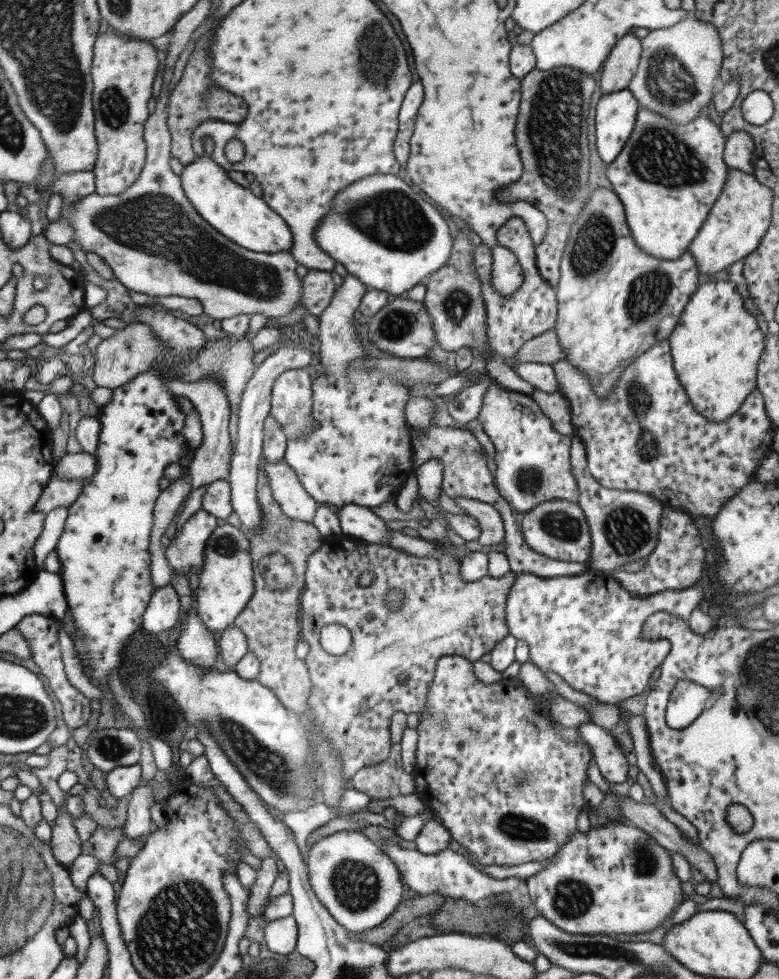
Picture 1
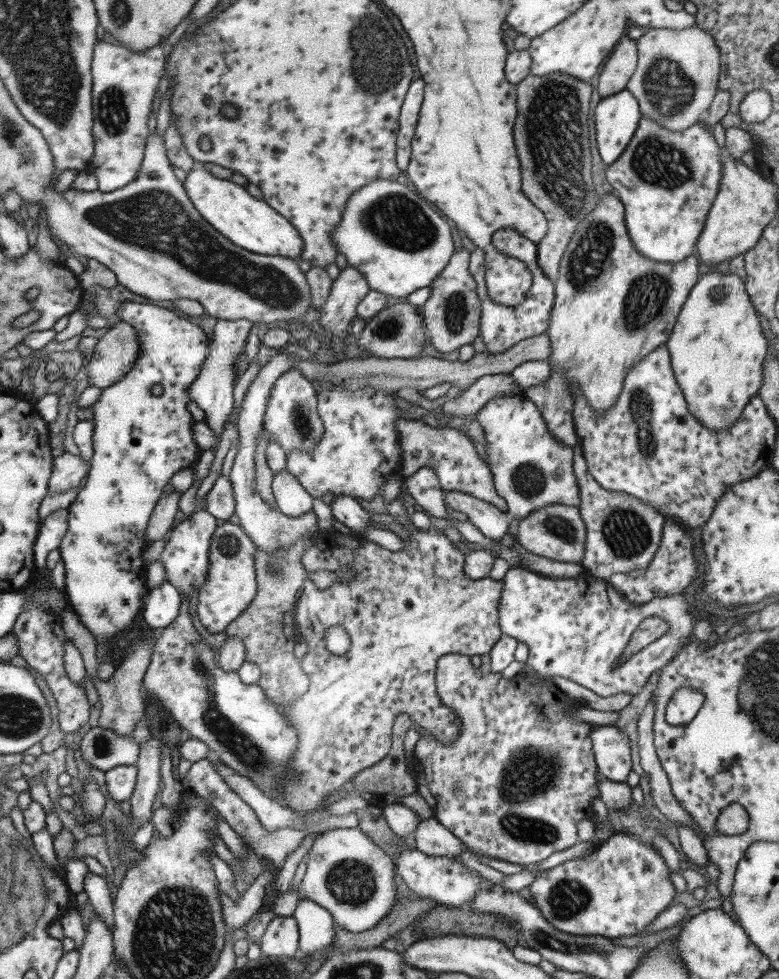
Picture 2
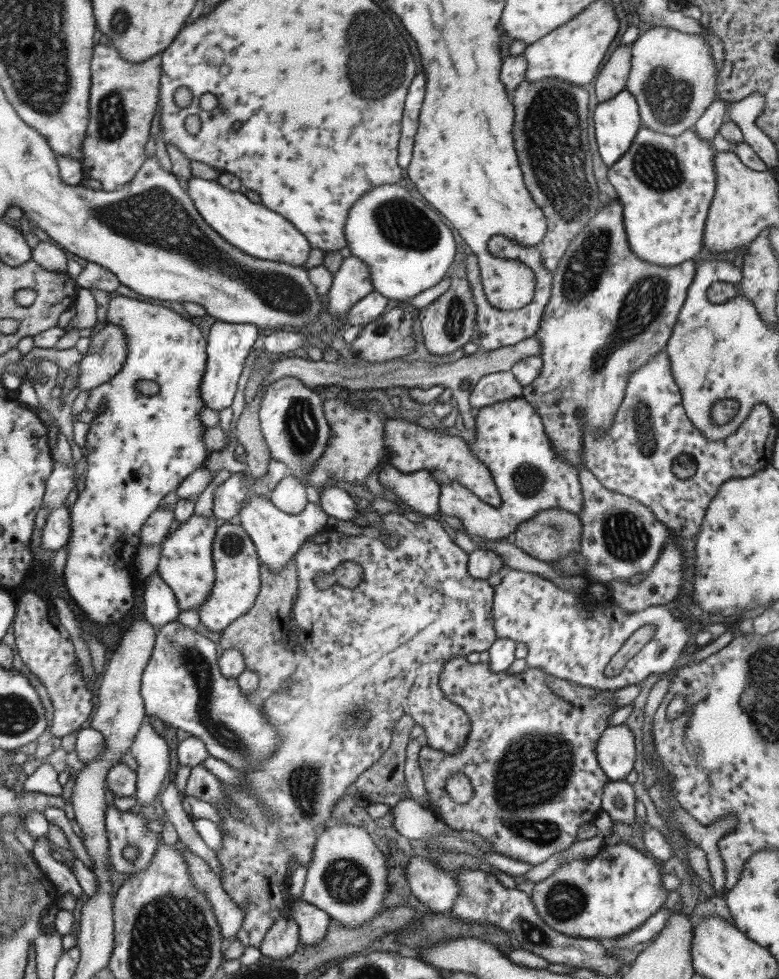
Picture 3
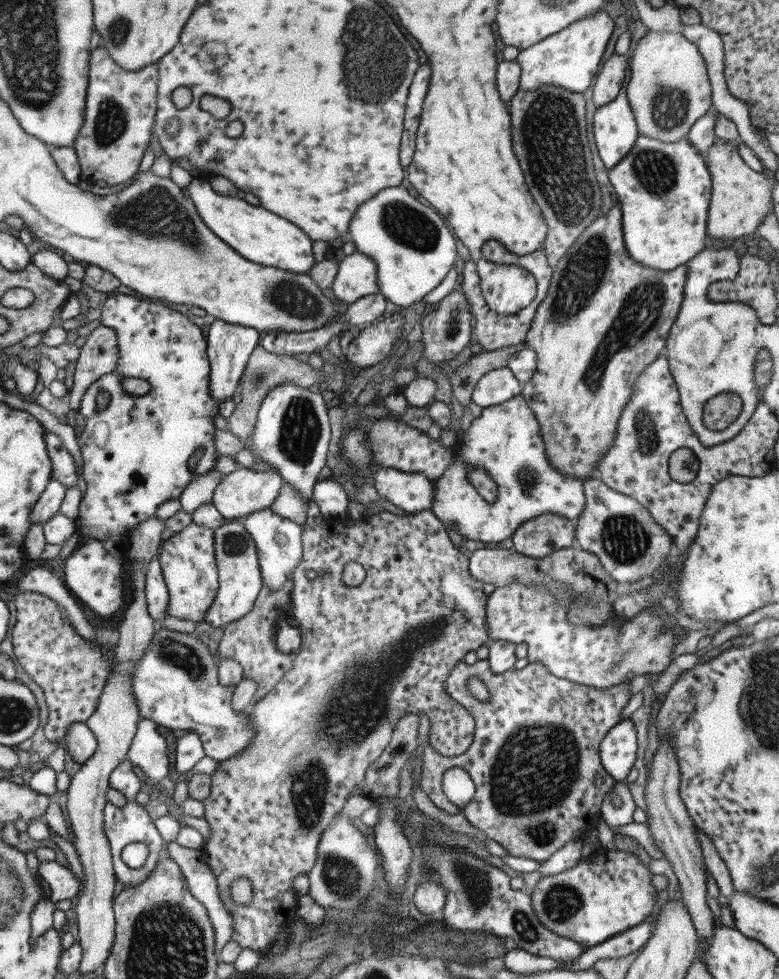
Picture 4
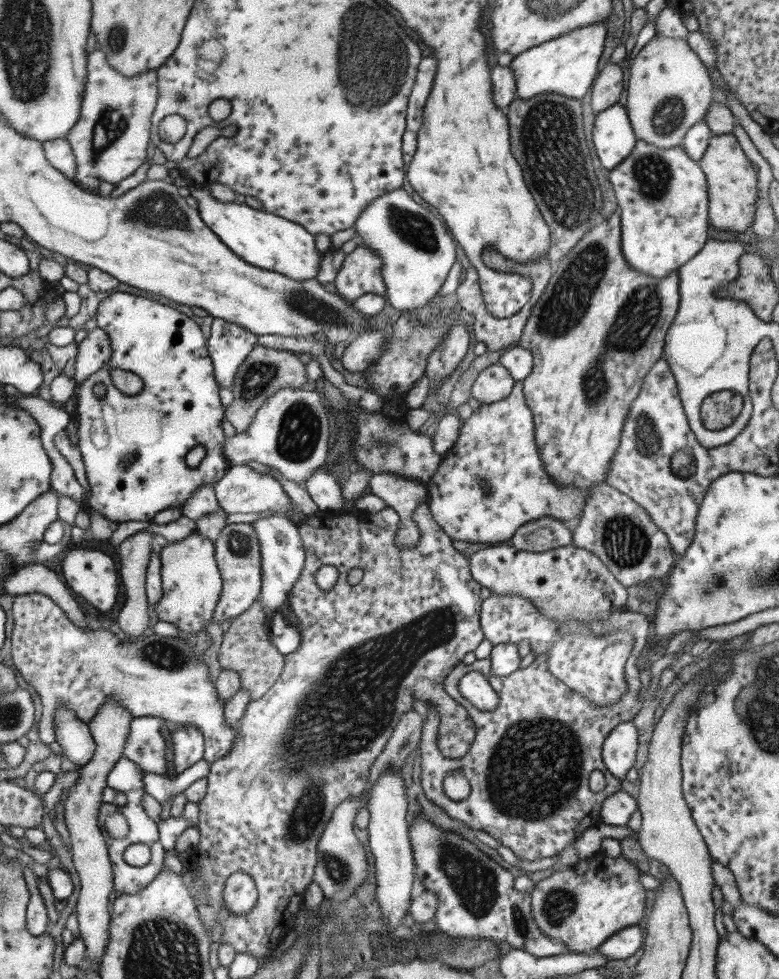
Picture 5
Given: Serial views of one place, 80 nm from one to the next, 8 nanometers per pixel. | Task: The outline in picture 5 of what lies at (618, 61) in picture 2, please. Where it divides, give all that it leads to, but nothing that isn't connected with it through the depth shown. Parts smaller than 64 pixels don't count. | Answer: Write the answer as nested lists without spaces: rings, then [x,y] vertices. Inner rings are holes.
[[[608,61],[595,75],[588,94],[592,112],[597,114],[615,104],[621,98],[623,90],[623,72],[619,63]]]

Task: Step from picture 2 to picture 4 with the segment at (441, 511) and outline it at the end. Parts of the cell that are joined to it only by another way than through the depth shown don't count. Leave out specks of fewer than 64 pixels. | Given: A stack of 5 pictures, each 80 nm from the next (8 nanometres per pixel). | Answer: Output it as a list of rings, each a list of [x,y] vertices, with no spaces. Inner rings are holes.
[[[381,468],[372,478],[375,492],[408,514],[430,510],[434,495],[432,481],[422,473]]]

